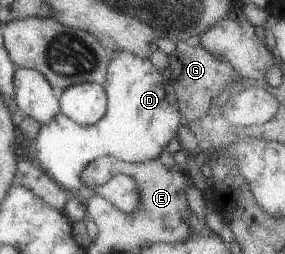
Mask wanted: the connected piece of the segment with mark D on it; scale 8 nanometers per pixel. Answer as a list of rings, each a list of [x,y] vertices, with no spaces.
[[[128,51],[114,52],[114,57],[106,65],[102,86],[106,93],[106,111],[96,123],[80,125],[58,112],[48,123],[39,125],[35,139],[19,137],[17,142],[50,179],[66,191],[73,192],[82,202],[99,195],[118,211],[134,213],[141,195],[134,175],[118,173],[104,185],[88,187],[81,181],[80,171],[102,156],[136,163],[158,158],[166,143],[176,137],[176,129],[181,125],[176,95],[160,69],[148,59]]]

